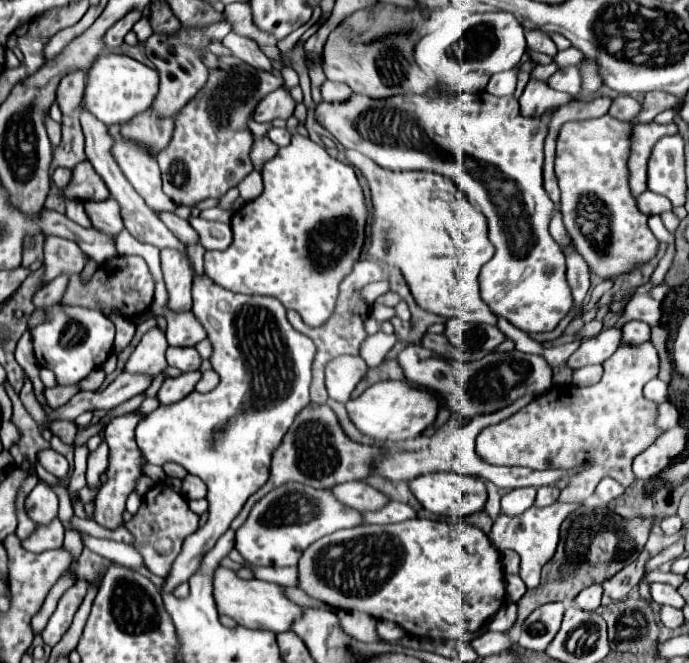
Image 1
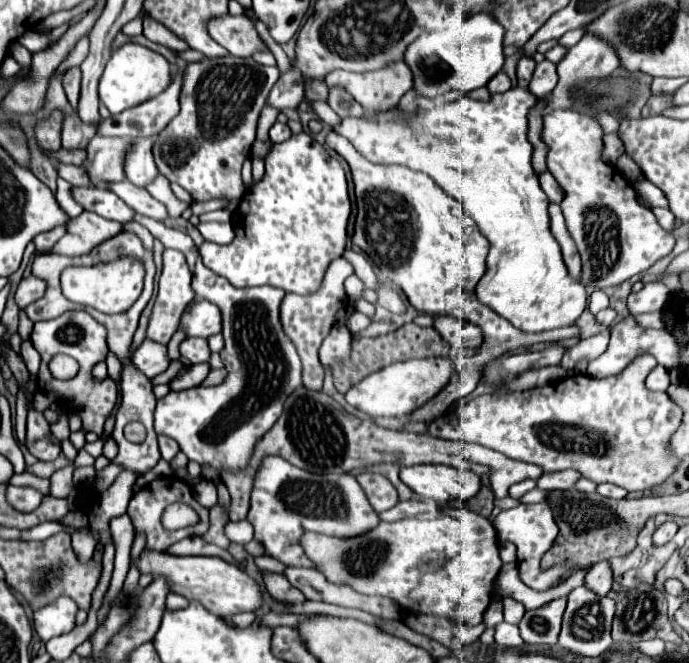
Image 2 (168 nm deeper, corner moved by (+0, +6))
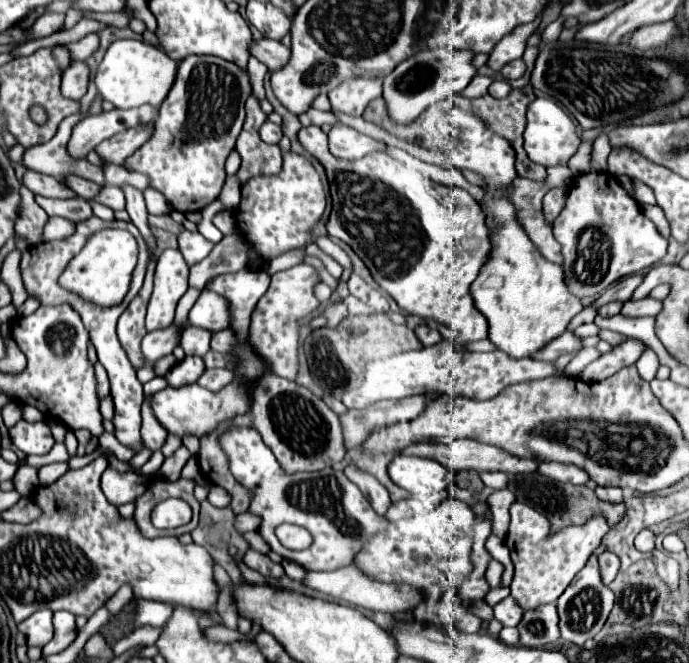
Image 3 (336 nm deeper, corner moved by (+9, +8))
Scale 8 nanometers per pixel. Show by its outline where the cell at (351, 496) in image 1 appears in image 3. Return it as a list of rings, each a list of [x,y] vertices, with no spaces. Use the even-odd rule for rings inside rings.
[[[346,467],[344,469],[344,473],[346,473],[346,477],[352,481],[352,483],[356,483],[358,487],[360,487],[360,491],[362,491],[362,495],[368,499],[368,503],[372,505],[372,509],[378,513],[378,515],[384,515],[384,511],[390,507],[390,495],[388,495],[388,491],[386,491],[386,487],[374,477],[374,475],[370,475],[370,473],[364,473],[364,471],[360,471],[360,469],[356,469],[356,467]]]

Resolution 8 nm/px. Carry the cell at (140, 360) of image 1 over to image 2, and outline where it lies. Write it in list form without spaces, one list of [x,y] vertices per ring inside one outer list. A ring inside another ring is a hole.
[[[165,249],[159,293],[151,313],[147,337],[159,343],[169,343],[179,327],[185,305],[193,301],[193,297],[195,293],[191,289],[191,273],[185,257],[175,249]]]

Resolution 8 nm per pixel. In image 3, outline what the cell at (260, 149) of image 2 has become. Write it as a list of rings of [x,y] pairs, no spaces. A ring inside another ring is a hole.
[[[252,95],[246,107],[246,123],[236,141],[236,151],[242,157],[242,167],[238,177],[242,183],[252,179],[252,175],[274,175],[280,171],[282,155],[278,145],[268,145],[260,139],[258,129],[266,121],[266,113],[260,109],[260,103]]]

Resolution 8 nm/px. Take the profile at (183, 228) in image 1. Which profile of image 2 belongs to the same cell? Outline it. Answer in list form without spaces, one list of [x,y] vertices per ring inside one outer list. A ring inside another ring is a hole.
[[[127,179],[125,181],[119,181],[119,183],[113,183],[113,185],[105,185],[105,187],[111,189],[115,195],[119,195],[129,207],[133,207],[141,215],[153,217],[157,221],[165,221],[169,217],[167,215],[167,209],[159,201],[153,201],[153,197],[145,189],[135,187]]]

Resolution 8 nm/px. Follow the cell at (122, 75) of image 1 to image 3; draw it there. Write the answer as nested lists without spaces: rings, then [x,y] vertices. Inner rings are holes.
[[[120,39],[108,47],[102,63],[96,69],[94,83],[102,101],[110,101],[118,109],[138,107],[144,103],[160,107],[174,83],[176,67],[176,61],[172,61],[162,49],[136,39]]]

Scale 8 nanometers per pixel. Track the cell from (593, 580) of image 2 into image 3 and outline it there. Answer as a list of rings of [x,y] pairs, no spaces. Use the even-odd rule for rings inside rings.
[[[604,551],[604,553],[598,557],[598,561],[600,561],[600,577],[602,577],[602,581],[604,581],[606,585],[610,585],[610,583],[614,581],[614,577],[616,577],[618,569],[620,569],[620,561],[618,561],[618,557],[612,555],[610,551]]]

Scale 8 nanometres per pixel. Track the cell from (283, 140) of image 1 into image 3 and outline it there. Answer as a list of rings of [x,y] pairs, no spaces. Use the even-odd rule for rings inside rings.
[[[266,121],[262,127],[260,127],[260,139],[264,143],[278,143],[282,139],[282,127]]]

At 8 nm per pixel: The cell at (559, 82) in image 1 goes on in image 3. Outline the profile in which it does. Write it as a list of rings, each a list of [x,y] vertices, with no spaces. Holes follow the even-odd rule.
[[[516,59],[516,61],[508,63],[508,67],[504,67],[504,71],[502,71],[502,75],[504,75],[508,81],[520,79],[524,73],[526,73],[526,65],[524,65],[522,59]]]

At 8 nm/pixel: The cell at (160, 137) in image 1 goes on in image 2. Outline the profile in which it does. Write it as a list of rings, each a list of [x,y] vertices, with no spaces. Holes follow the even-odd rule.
[[[137,139],[125,159],[125,175],[137,187],[147,187],[159,175],[153,161],[153,139]]]

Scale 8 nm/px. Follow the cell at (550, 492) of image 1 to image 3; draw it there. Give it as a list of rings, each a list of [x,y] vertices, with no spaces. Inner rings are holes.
[[[540,463],[538,473],[556,479],[560,483],[574,483],[574,485],[584,485],[590,479],[584,469],[576,465],[564,465],[564,463]]]

